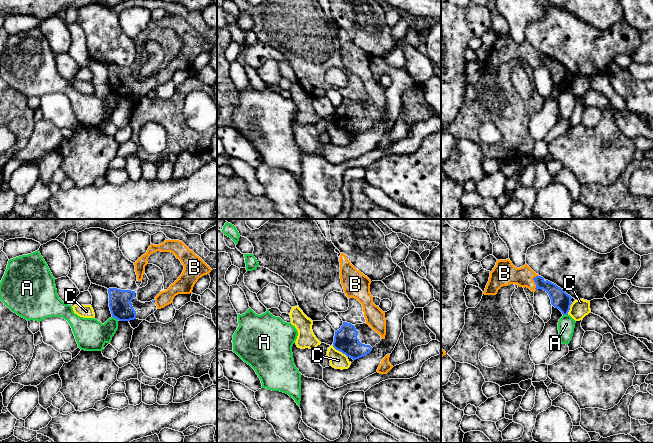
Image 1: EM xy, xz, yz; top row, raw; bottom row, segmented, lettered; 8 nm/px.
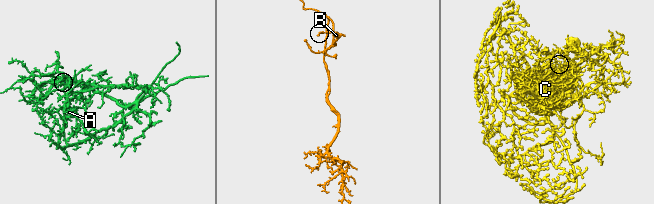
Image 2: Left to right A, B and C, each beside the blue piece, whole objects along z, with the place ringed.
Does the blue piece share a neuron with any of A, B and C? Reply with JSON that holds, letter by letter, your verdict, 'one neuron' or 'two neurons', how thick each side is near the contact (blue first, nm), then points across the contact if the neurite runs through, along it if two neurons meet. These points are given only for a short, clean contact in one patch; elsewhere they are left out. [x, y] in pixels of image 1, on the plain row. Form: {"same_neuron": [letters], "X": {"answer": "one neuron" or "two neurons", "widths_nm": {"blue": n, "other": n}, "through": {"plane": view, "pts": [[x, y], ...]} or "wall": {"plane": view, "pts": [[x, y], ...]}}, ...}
{"same_neuron": ["B"], "A": {"answer": "two neurons", "widths_nm": {"blue": 180, "other": 260}, "wall": {"plane": "xy", "pts": [[112, 92], [117, 96]]}}, "B": {"answer": "one neuron", "widths_nm": {"blue": 140, "other": 200}}, "C": {"answer": "two neurons", "widths_nm": {"blue": 190, "other": 140}, "wall": {"plane": "xz", "pts": [[332, 121], [347, 133]]}}}

